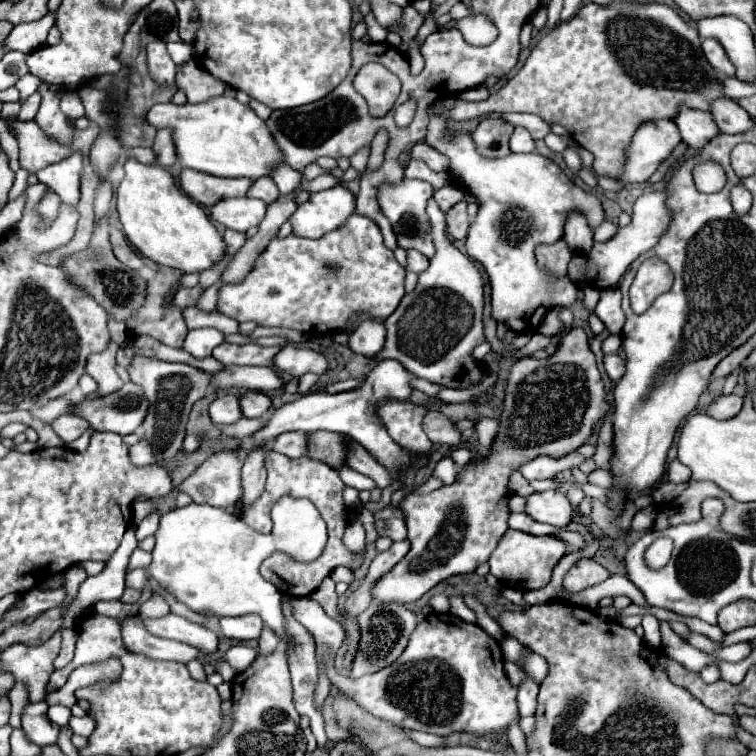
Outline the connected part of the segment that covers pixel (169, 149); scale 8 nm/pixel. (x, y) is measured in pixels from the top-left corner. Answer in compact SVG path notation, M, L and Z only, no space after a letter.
M158 130L156 142L152 150L158 156L158 164L172 166L176 162L176 150L174 150L174 138L170 138L170 130Z

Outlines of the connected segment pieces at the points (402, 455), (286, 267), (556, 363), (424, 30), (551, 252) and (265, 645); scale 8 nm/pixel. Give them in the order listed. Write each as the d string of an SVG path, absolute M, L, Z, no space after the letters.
M392 358L380 360L376 364L376 368L372 368L372 372L368 372L368 376L364 378L362 386L358 386L358 390L348 390L348 392L340 392L340 394L312 392L312 394L300 396L298 400L294 400L290 404L280 406L278 410L274 410L270 414L270 418L266 420L266 424L258 432L254 432L246 442L242 442L236 448L236 454L244 460L250 448L274 442L274 438L278 434L292 432L292 430L298 430L298 432L304 432L304 434L314 432L314 430L342 432L342 434L354 438L358 444L362 444L392 474L394 484L382 492L382 498L378 502L366 504L372 512L380 512L382 508L391 504L392 492L398 490L398 478L396 476L398 476L402 466L410 464L410 454L390 438L386 426L382 426L382 420L378 418L378 412L376 412L378 406L376 404L382 402L382 400L406 400L412 394L412 386L410 386L412 380L414 380L414 374L410 374L398 360L392 360Z
M352 214L346 226L328 232L318 240L306 240L296 234L286 238L274 236L266 250L256 258L252 272L234 286L222 286L218 290L216 310L238 320L254 320L260 326L282 326L298 332L340 332L348 320L356 314L370 314L374 318L388 318L404 296L406 270L396 262L394 252L384 246L382 232L370 218Z
M570 328L564 330L560 348L554 356L546 360L536 358L522 358L512 364L510 376L506 382L506 398L504 408L500 416L500 428L496 434L494 444L490 446L486 456L480 456L472 464L464 466L456 482L450 486L444 486L440 490L434 490L424 496L410 494L404 502L400 502L400 510L406 512L407 537L410 540L410 552L386 574L386 578L378 580L374 586L374 600L380 602L416 602L420 596L424 596L430 588L434 588L438 582L456 576L456 574L470 574L480 564L488 562L490 554L494 552L498 540L506 532L506 518L510 516L508 500L508 480L514 472L520 470L522 464L534 460L536 456L548 456L554 460L564 458L566 454L578 450L594 432L594 426L608 414L610 404L606 400L604 384L600 370L596 366L596 358L592 350L588 348L588 338L582 328Z
M428 14L424 23L418 30L418 34L415 36L419 45L424 42L424 40L437 29L437 24L433 18L433 14Z
M560 238L552 246L538 246L536 248L536 256L538 256L538 264L540 266L550 270L552 274L564 276L566 274L566 266L568 266L568 262L572 258L572 252L566 246L566 240Z
M264 628L262 634L260 634L260 638L258 638L258 646L262 646L260 648L262 652L272 652L272 650L276 650L280 646L280 638L274 636L274 630Z

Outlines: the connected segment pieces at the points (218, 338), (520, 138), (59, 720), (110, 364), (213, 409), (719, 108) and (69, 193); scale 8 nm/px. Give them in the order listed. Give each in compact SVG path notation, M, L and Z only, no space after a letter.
M196 328L196 330L188 330L188 336L186 336L182 348L196 358L206 358L222 342L224 342L224 334L220 330Z
M516 128L510 138L510 150L512 152L534 152L536 142L532 140L532 136L526 128Z
M50 706L48 708L48 718L52 722L56 722L58 726L68 726L68 720L70 720L70 710L66 706Z
M110 342L110 346L98 354L90 354L88 362L86 362L86 372L90 376L94 376L94 380L98 382L98 396L106 396L116 392L118 388L124 386L124 382L120 380L120 376L116 374L114 366L116 366L116 352L118 352L118 344Z
M220 394L212 404L210 404L210 418L216 426L224 424L234 424L242 418L242 410L238 404L236 394Z
M715 100L710 106L710 112L724 134L740 134L754 128L754 118L746 110L742 110L742 106L736 106L732 100Z
M74 152L70 158L52 164L50 168L42 168L36 172L38 180L50 186L64 204L76 206L80 200L80 176L82 176L82 154Z

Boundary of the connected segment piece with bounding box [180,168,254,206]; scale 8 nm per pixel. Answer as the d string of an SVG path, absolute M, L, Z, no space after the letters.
M182 170L180 186L182 190L202 206L214 206L222 198L246 196L254 180L250 178L220 178L202 174L198 170Z

